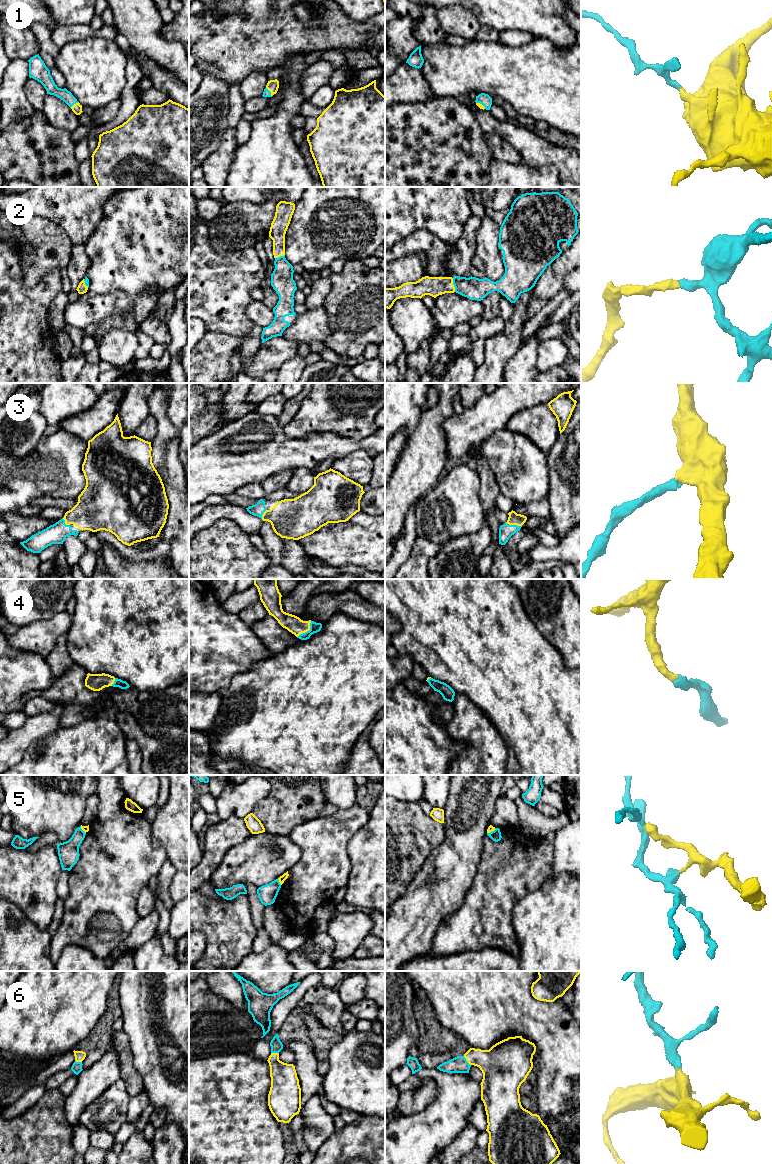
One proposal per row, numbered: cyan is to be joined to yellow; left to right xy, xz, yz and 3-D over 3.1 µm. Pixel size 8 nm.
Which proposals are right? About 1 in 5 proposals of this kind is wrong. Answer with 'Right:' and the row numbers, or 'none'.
Right: 1, 2, 3, 4, 6

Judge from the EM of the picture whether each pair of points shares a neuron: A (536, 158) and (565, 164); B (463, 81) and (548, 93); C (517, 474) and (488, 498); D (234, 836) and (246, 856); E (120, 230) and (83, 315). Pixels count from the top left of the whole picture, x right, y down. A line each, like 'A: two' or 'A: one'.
A: one
B: one
C: two
D: two
E: one

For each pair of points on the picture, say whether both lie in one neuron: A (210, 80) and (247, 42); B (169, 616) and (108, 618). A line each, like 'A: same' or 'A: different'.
A: different
B: same

